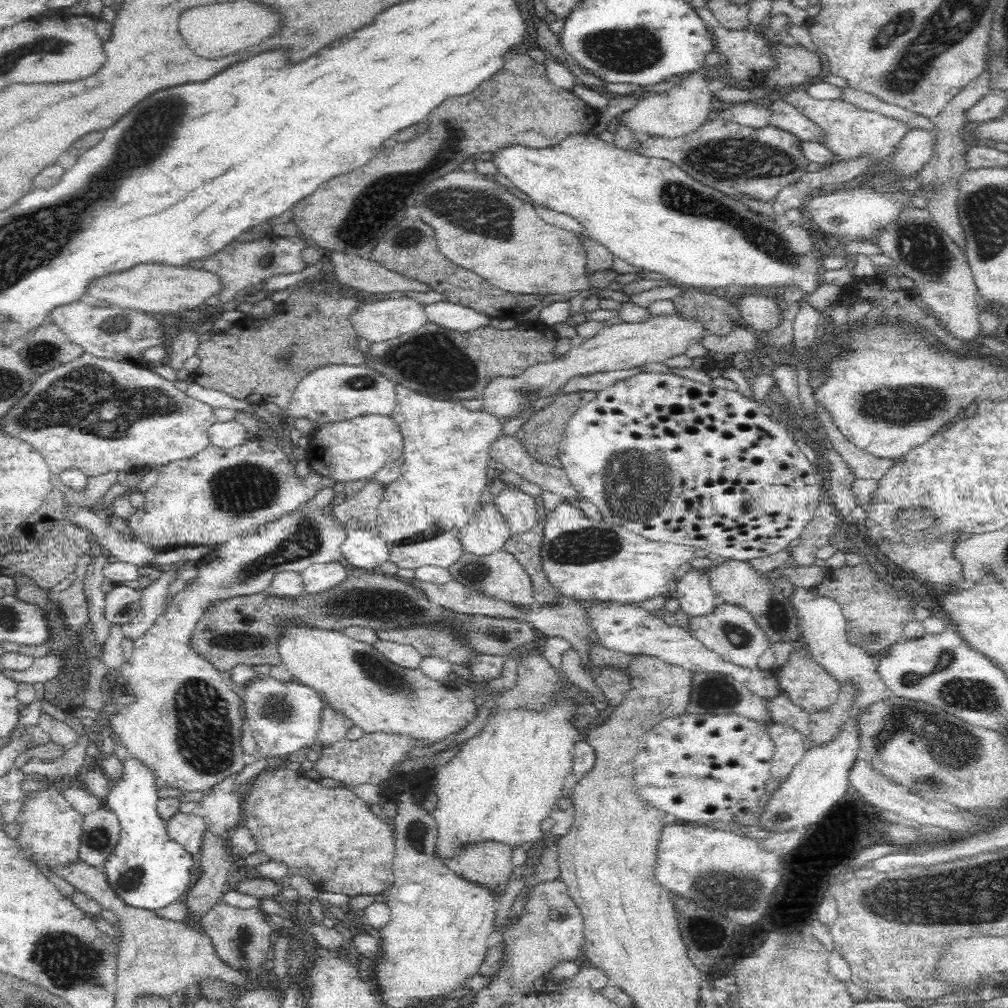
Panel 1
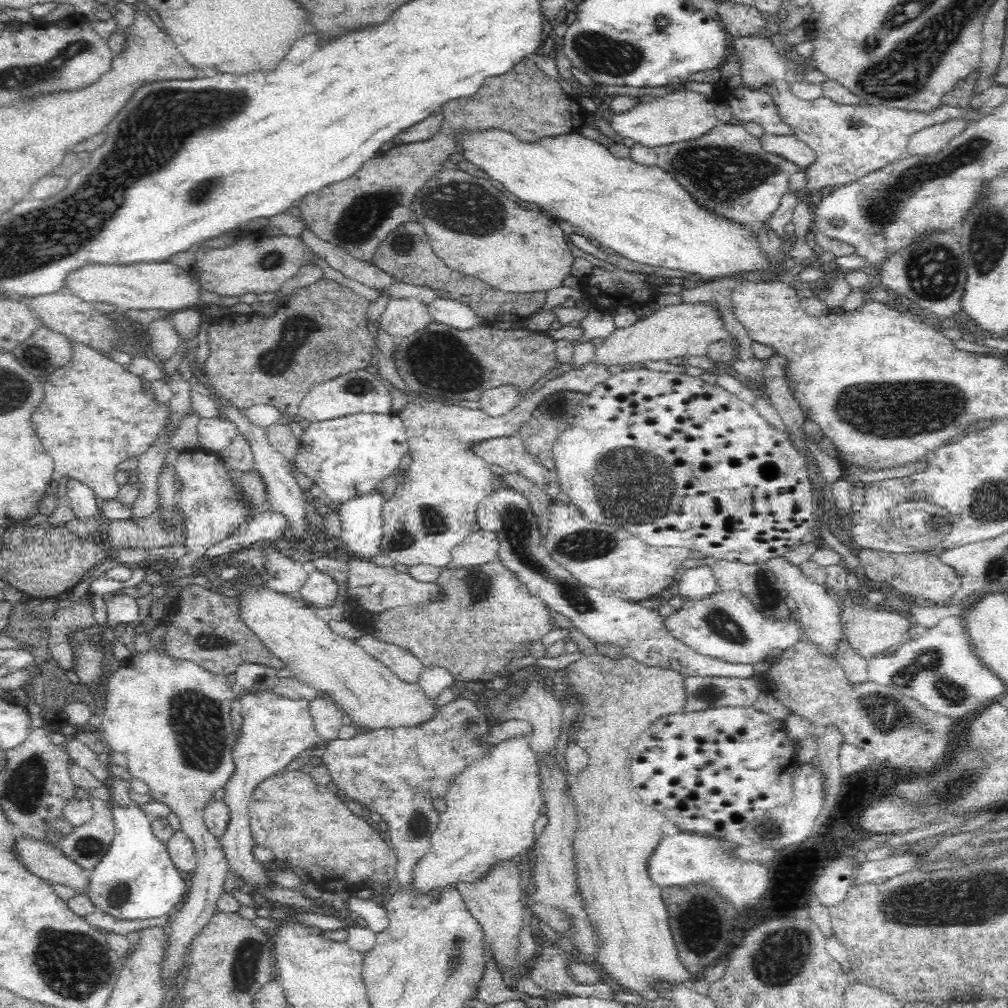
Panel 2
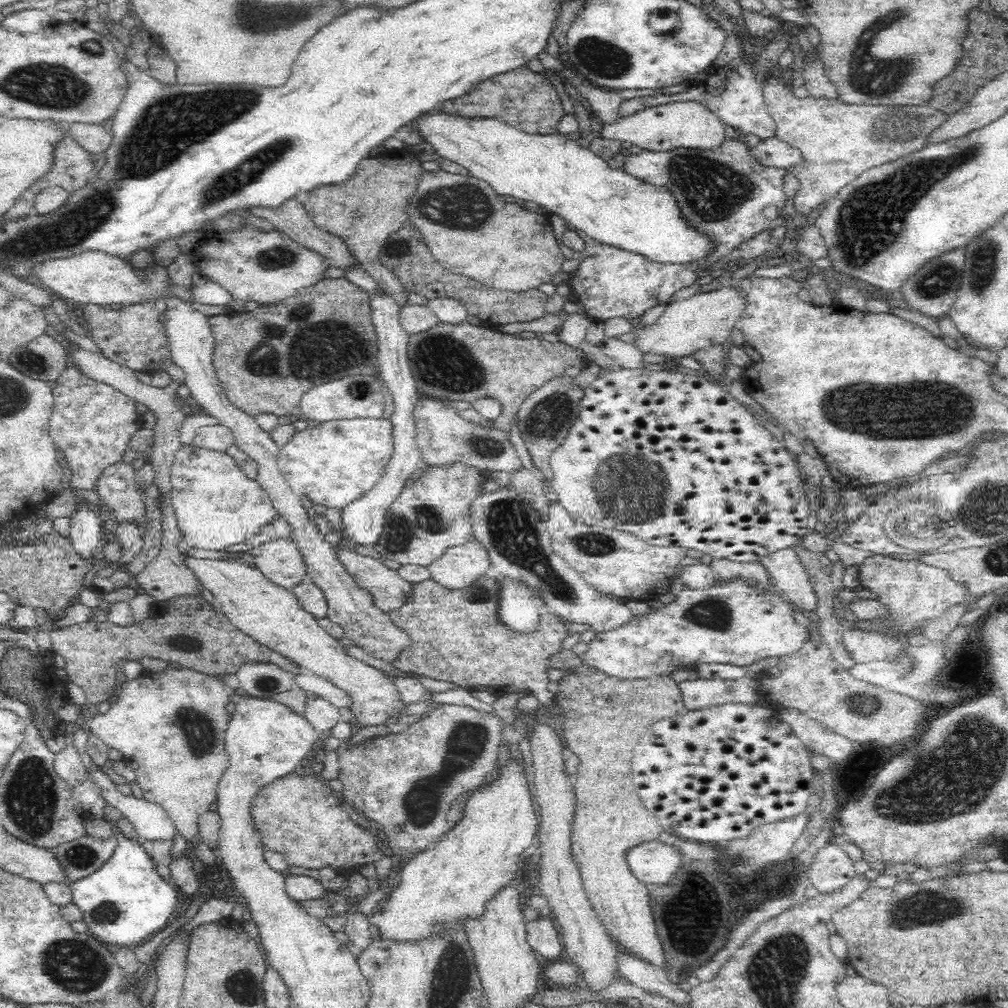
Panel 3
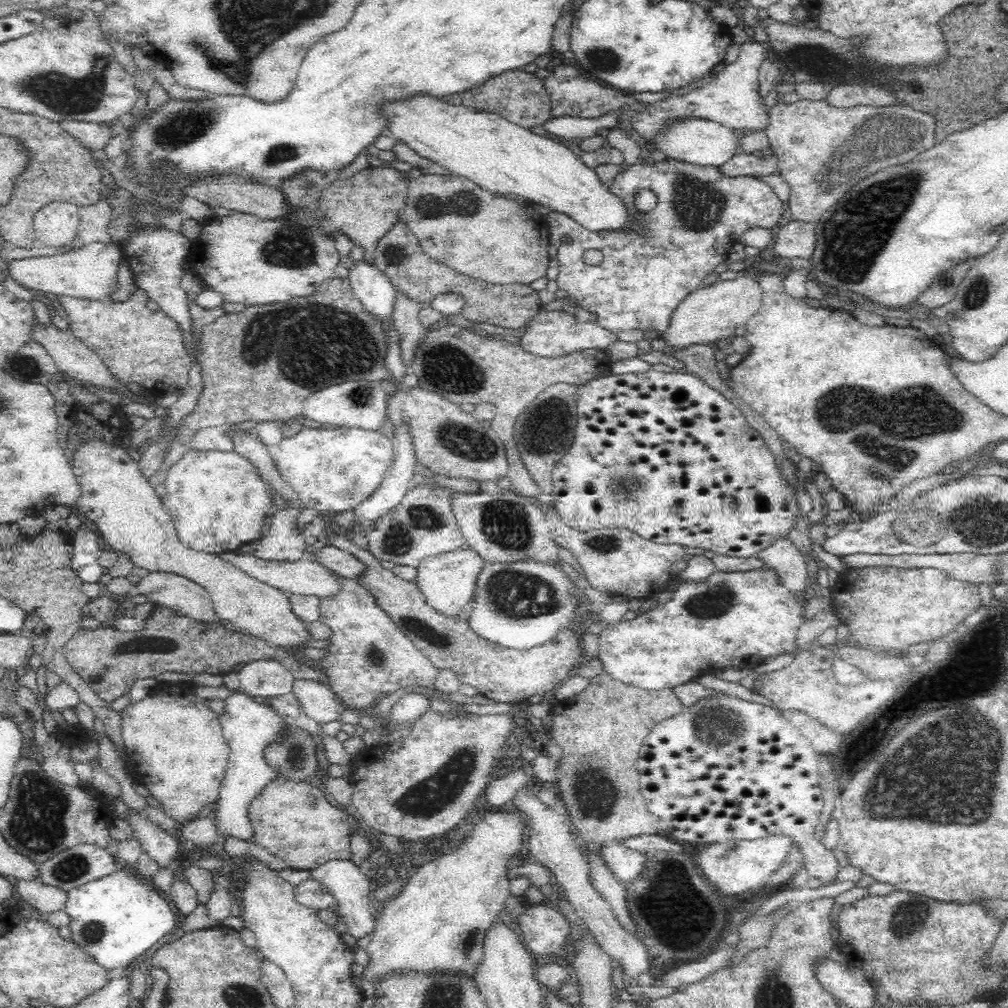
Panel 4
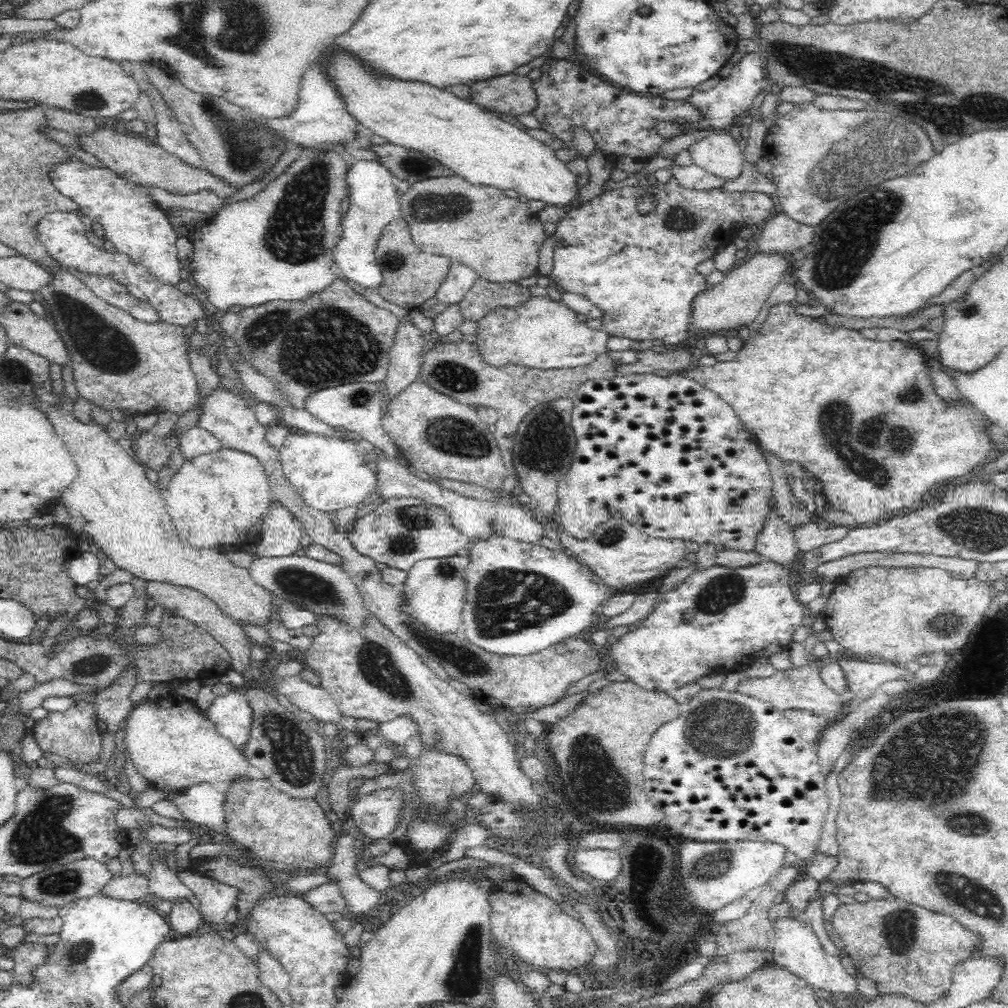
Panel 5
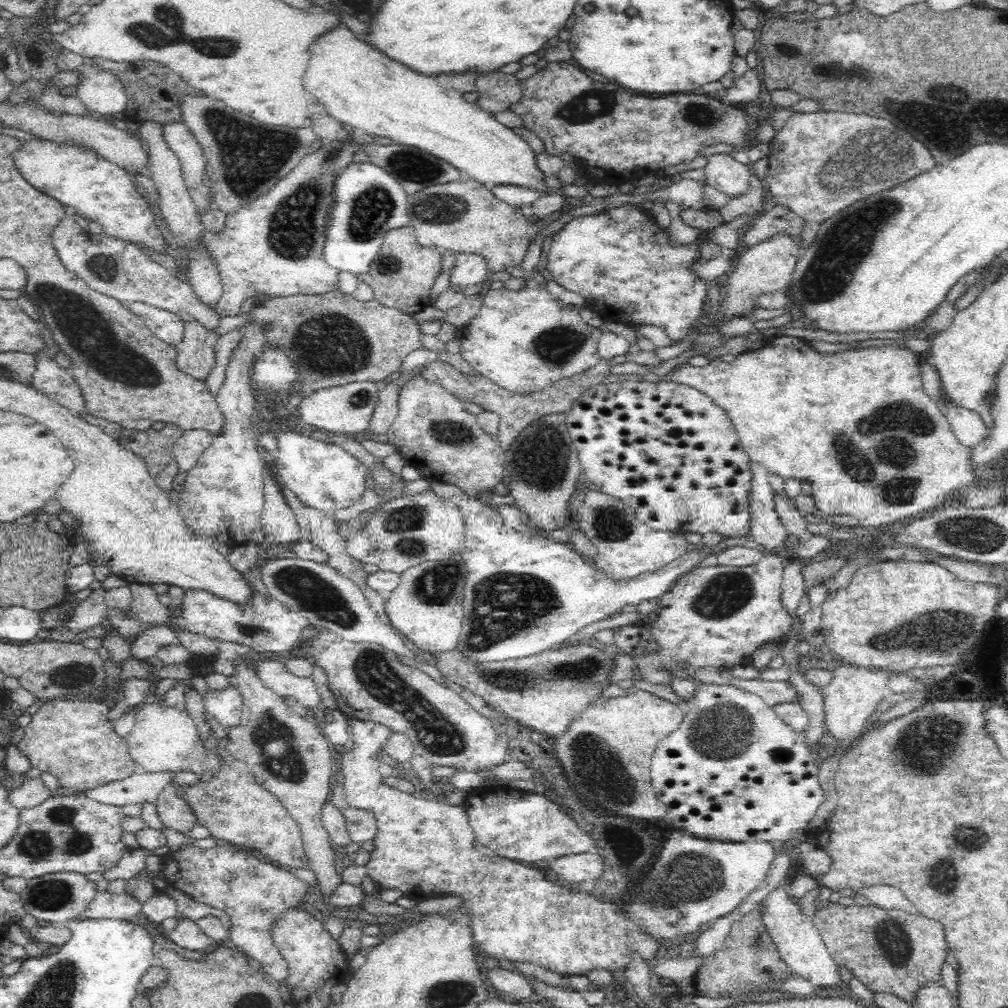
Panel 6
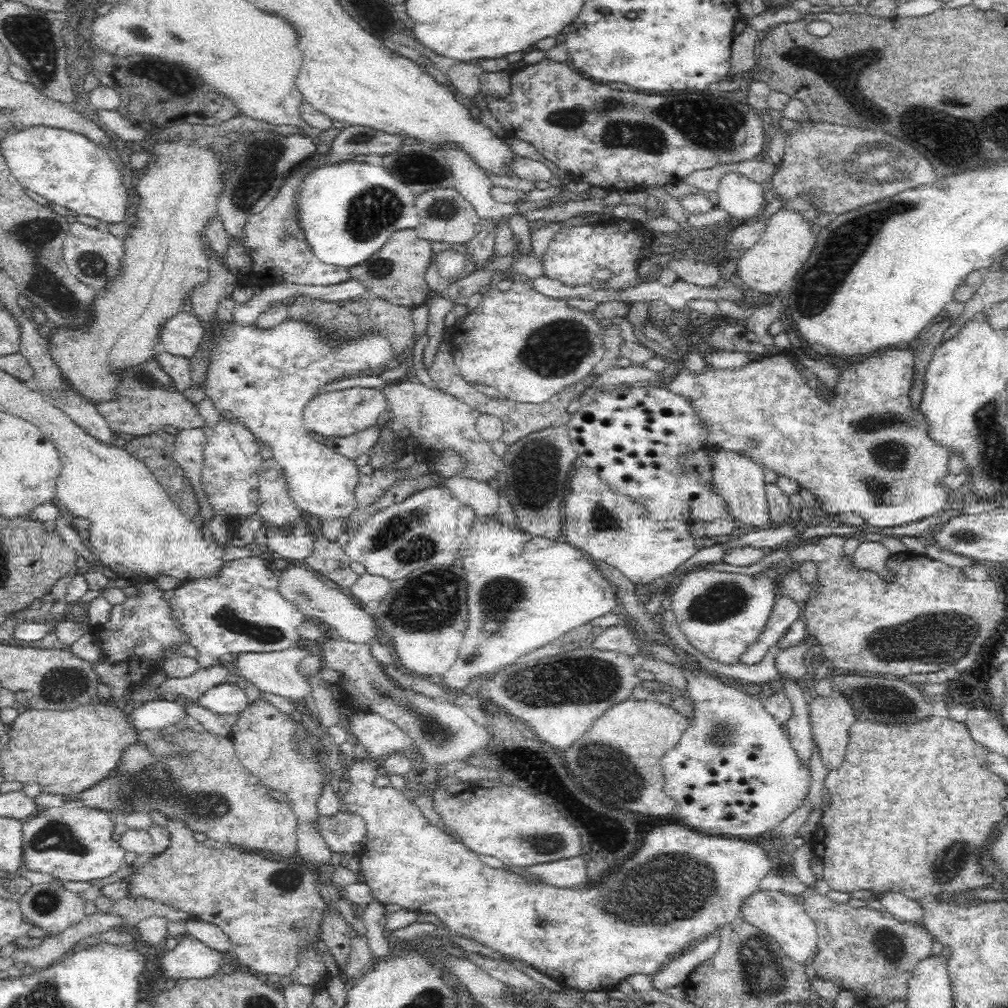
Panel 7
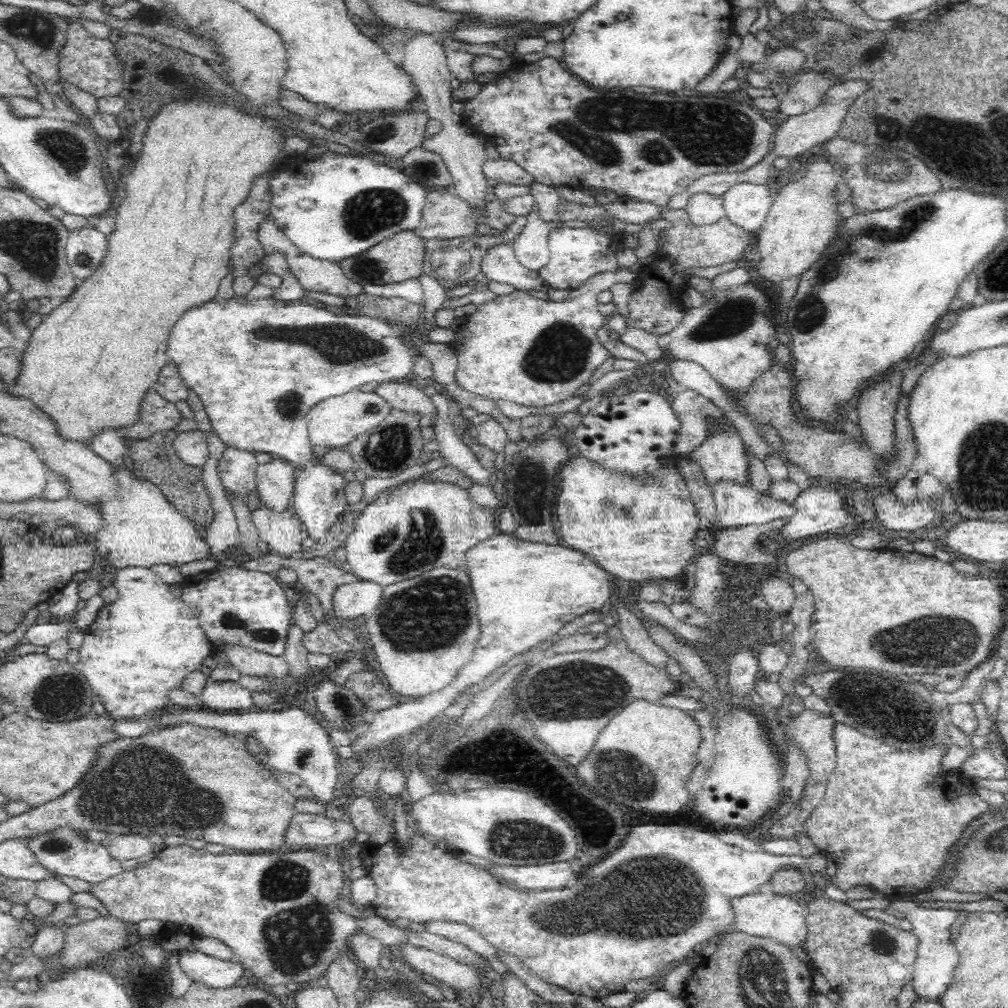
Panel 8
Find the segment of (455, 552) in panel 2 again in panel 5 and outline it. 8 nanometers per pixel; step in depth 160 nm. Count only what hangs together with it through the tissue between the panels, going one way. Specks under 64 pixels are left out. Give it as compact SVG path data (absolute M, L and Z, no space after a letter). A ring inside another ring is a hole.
M447 556L419 560L408 571L408 578L402 588L408 598L408 612L440 633L461 630L464 596L466 596L465 574L470 564L470 556Z

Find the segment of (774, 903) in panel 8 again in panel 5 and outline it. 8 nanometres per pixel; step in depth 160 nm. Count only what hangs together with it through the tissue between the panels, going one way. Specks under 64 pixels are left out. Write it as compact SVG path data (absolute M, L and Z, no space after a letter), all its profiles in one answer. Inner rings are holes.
M785 916L776 918L773 921L772 943L770 947L773 952L773 960L783 964L788 971L796 973L800 978L806 980L808 984L828 992L838 992L844 995L854 995L858 993L858 983L844 970L840 959L830 955L818 941L811 928L804 927L802 920L790 919Z

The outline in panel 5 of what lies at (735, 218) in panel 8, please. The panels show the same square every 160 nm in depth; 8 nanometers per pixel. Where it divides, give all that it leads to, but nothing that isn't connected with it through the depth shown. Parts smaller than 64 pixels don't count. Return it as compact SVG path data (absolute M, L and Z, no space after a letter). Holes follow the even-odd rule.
M710 132L708 136L704 138L698 138L696 142L692 142L690 148L686 148L692 162L706 170L709 174L724 178L726 182L730 180L736 180L742 173L743 162L745 160L743 155L743 145L736 142L736 139L732 137L732 133L726 132Z

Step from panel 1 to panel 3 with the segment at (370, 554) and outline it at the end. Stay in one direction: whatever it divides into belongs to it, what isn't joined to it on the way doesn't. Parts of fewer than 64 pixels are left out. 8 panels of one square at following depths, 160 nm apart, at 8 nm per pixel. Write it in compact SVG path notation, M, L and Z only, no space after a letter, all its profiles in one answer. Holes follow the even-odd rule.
M368 293L371 305L371 322L374 325L377 336L377 366L380 367L382 383L390 390L394 397L395 410L391 416L394 423L392 458L388 462L384 476L368 492L365 492L358 500L354 500L342 509L341 521L344 523L344 534L348 545L360 544L360 546L376 546L380 534L384 530L386 512L392 502L398 498L406 481L421 463L421 454L415 438L414 412L421 395L417 387L407 359L407 344L409 335L399 323L399 306L392 296L383 293Z

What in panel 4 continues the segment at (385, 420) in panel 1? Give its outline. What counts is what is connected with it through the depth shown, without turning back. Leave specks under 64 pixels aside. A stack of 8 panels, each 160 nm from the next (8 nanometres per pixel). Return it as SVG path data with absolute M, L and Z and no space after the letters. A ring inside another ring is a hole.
M346 425L332 430L304 426L298 434L291 438L283 438L278 445L268 447L267 451L281 479L293 488L302 506L306 509L337 514L352 510L367 500L382 482L393 457L392 442L382 429L360 429Z

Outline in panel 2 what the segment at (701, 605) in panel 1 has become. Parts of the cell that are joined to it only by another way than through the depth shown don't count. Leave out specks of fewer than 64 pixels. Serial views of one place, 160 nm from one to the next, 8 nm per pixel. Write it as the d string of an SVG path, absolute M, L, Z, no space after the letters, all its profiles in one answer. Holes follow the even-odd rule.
M708 565L681 570L677 581L683 602L704 600L717 591L716 578Z

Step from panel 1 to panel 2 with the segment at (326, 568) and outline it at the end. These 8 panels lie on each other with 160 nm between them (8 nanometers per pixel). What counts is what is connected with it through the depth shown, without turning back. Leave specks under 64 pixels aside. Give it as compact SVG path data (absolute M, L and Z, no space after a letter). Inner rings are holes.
M307 567L308 578L297 595L313 608L329 609L338 592L338 583L332 580L330 573L322 572L315 567Z

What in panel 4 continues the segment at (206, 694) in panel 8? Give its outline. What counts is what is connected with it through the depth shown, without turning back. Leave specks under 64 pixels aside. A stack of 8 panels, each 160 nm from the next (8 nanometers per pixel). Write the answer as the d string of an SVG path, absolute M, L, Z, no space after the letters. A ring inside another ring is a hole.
M235 691L225 700L224 712L219 715L219 719L222 723L223 737L229 746L229 759L216 802L214 819L217 831L224 840L240 840L251 844L253 848L254 827L250 824L248 808L264 787L280 777L280 768L268 763L264 752L268 744L288 739L290 724L284 722L275 708L267 704L267 700L253 698L239 691Z

